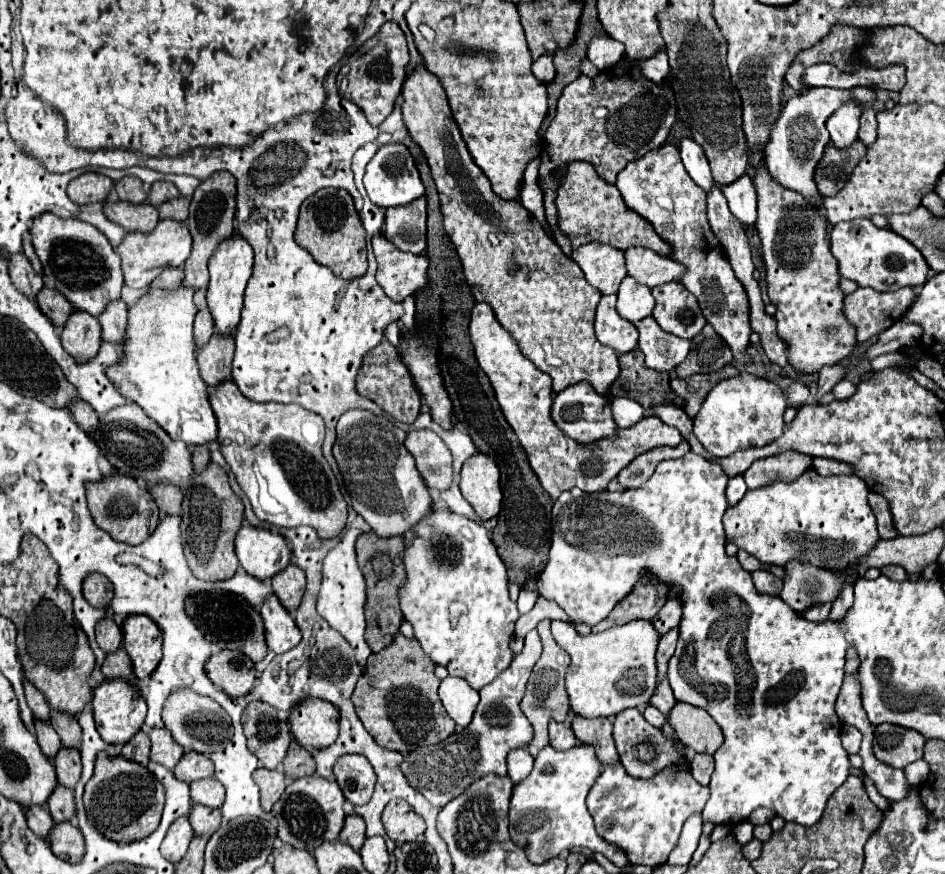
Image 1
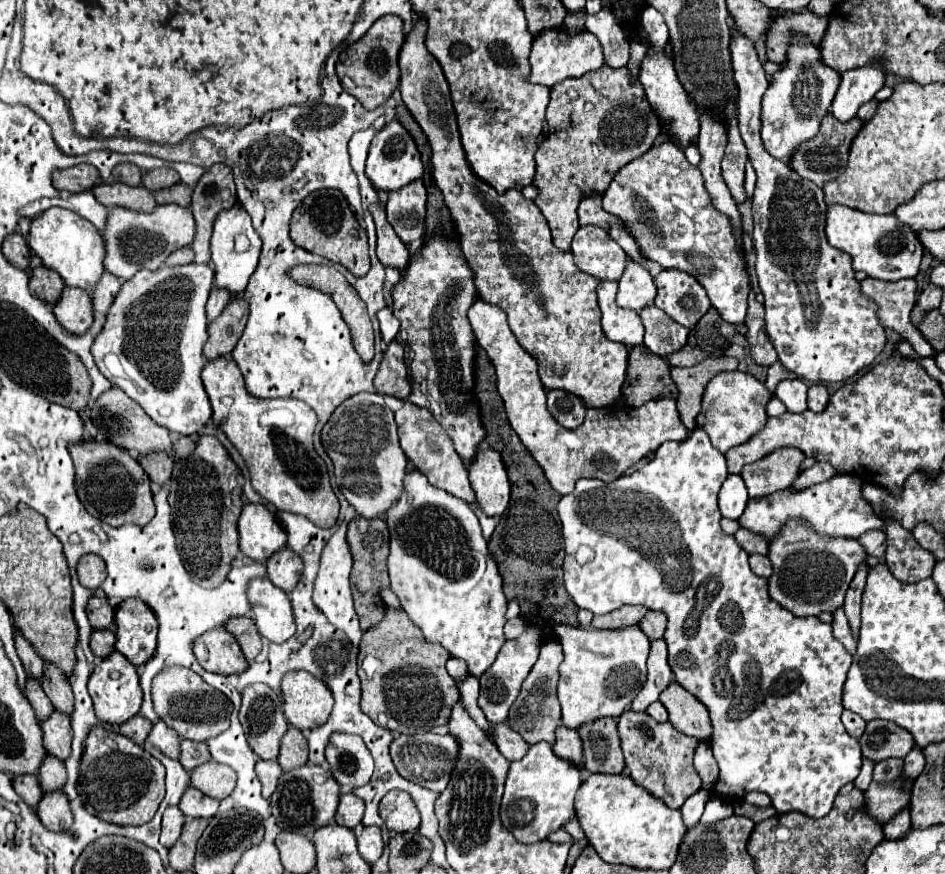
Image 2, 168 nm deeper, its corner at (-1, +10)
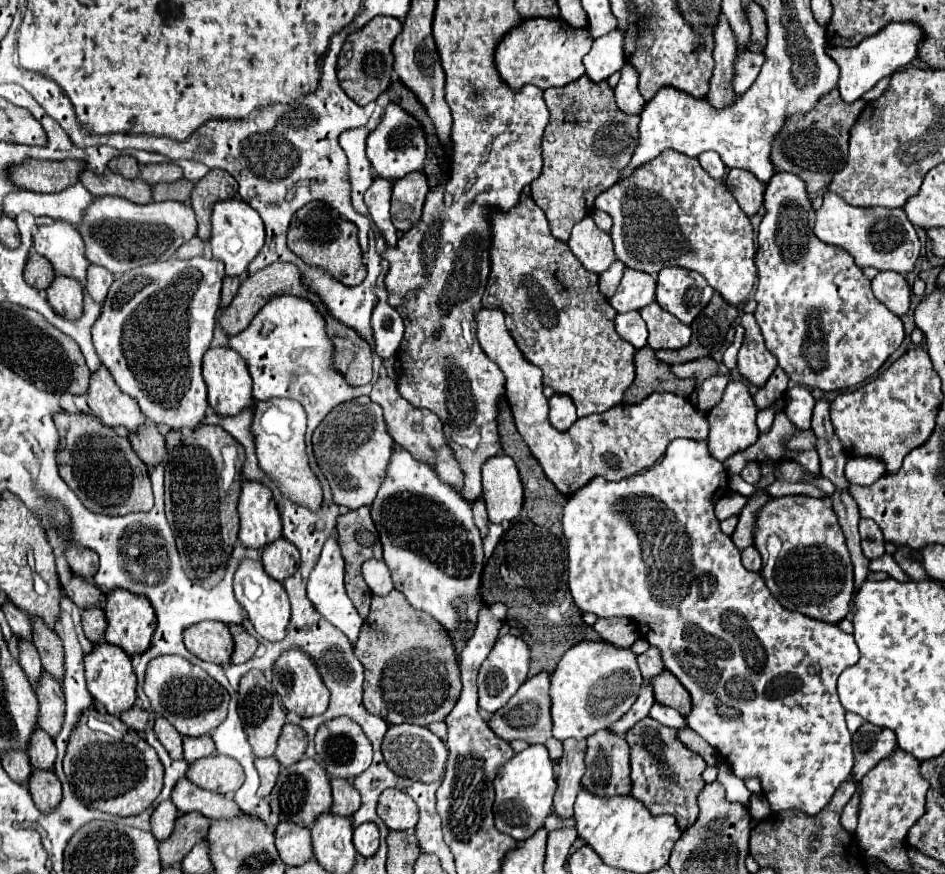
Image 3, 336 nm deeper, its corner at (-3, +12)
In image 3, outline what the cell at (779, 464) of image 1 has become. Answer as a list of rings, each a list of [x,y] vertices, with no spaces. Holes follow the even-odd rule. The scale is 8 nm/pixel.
[[[748,464],[740,476],[742,476],[748,484],[758,484],[758,482],[760,482],[760,478],[762,478],[760,464]]]

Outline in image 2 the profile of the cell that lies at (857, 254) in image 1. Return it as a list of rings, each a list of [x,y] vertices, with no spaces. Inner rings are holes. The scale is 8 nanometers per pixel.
[[[840,204],[828,206],[826,212],[826,238],[830,240],[830,246],[844,250],[852,256],[854,270],[862,270],[872,278],[878,280],[902,280],[902,278],[914,278],[920,270],[922,260],[922,244],[914,236],[914,242],[906,240],[904,228],[900,220],[894,214],[866,214],[854,208],[846,208]]]

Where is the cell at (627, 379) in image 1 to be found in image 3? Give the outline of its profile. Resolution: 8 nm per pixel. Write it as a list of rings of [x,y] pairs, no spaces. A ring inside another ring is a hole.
[[[644,346],[636,350],[634,366],[636,366],[636,378],[624,394],[626,404],[638,404],[652,392],[676,392],[678,390],[676,388],[678,380],[672,374],[670,366],[660,362],[652,348]]]

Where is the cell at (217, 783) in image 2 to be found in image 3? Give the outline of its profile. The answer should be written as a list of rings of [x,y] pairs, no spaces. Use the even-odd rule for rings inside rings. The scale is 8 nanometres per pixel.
[[[212,754],[192,762],[186,778],[204,790],[228,794],[228,792],[236,792],[242,786],[244,772],[236,760],[228,756]]]

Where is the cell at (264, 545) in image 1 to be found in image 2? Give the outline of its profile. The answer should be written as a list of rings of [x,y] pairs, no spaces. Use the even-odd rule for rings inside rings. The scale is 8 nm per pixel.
[[[254,502],[244,504],[238,520],[238,532],[240,532],[240,550],[256,562],[266,562],[276,550],[286,546],[286,532],[264,504],[254,504]]]

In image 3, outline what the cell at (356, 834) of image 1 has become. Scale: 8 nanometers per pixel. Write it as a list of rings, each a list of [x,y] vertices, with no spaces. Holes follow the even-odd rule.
[[[332,778],[332,814],[336,816],[346,816],[350,818],[358,808],[360,808],[360,794],[358,790],[344,778]]]

